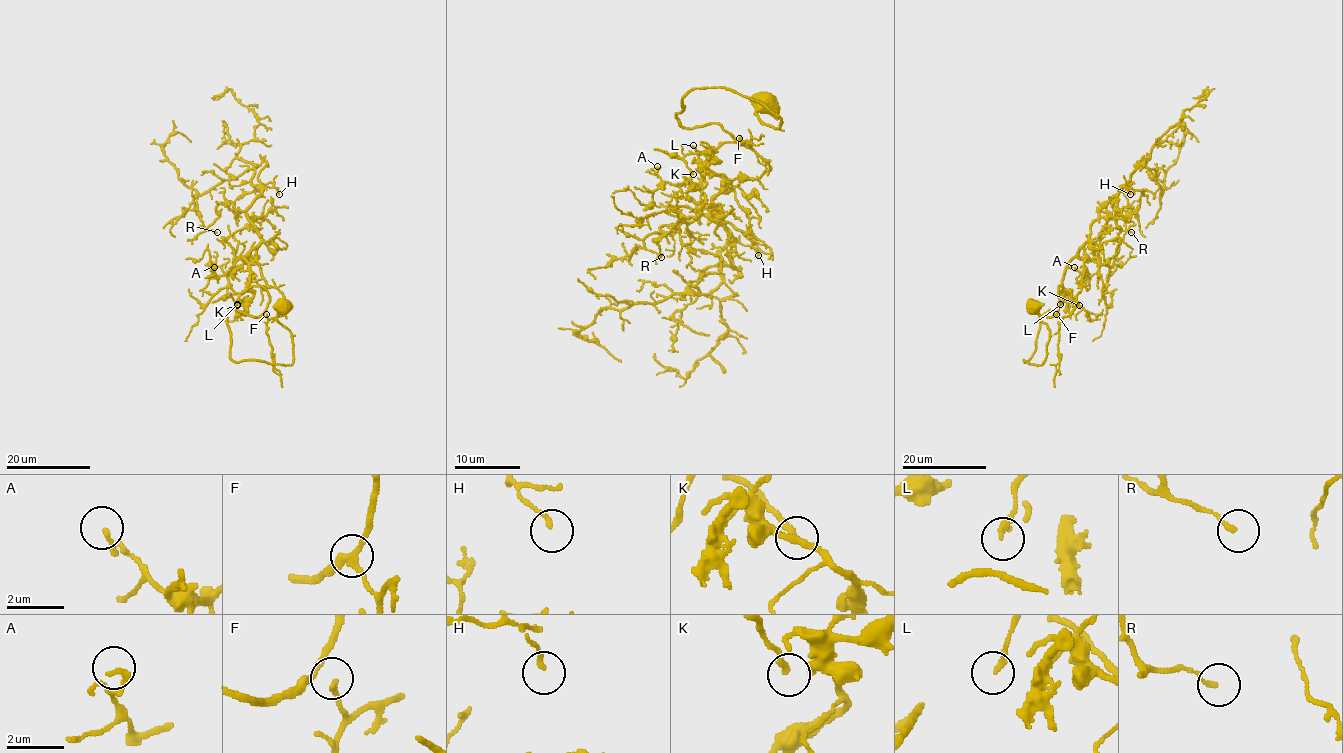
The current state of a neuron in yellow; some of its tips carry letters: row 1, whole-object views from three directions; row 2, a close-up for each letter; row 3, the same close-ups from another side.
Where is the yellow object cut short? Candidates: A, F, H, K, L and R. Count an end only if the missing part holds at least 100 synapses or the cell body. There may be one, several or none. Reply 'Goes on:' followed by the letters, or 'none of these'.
Goes on: none of these

